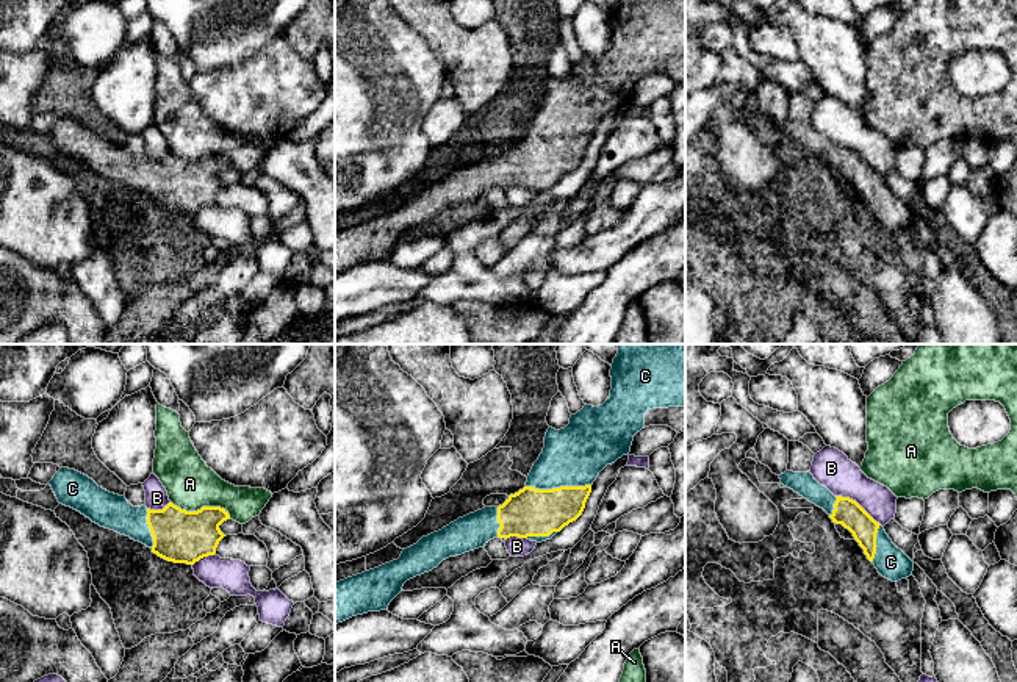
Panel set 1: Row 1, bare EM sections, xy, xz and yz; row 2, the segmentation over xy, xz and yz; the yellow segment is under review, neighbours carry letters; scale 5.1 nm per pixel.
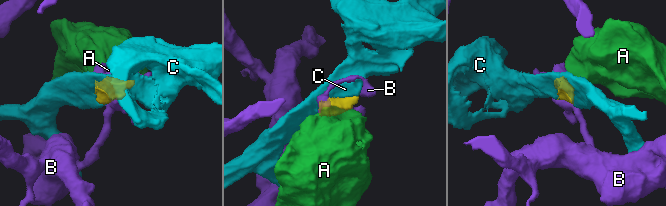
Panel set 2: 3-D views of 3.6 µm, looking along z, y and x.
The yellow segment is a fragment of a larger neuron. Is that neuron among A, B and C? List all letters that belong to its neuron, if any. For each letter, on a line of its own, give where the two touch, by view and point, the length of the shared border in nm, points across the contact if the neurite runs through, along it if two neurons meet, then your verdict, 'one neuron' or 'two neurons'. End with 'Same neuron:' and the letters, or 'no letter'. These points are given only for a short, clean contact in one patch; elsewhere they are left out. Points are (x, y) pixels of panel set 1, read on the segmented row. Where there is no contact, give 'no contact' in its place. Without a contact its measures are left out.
A: xy (202, 507) | 320 nm | along xy (171, 501), (186, 510), (221, 507), (230, 518) | two neurons
B: yz (858, 504) | 280 nm | two neurons
C: xz (557, 488) | 340 nm | one neuron
Same neuron: C

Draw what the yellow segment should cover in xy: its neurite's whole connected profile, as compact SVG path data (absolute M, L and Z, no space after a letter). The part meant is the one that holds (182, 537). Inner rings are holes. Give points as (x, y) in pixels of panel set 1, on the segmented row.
M61 468L49 482L59 504L70 507L100 527L130 537L158 557L194 565L214 555L225 537L219 526L230 519L221 507L186 512L169 502L163 510L133 507L125 496L110 493L88 476Z

